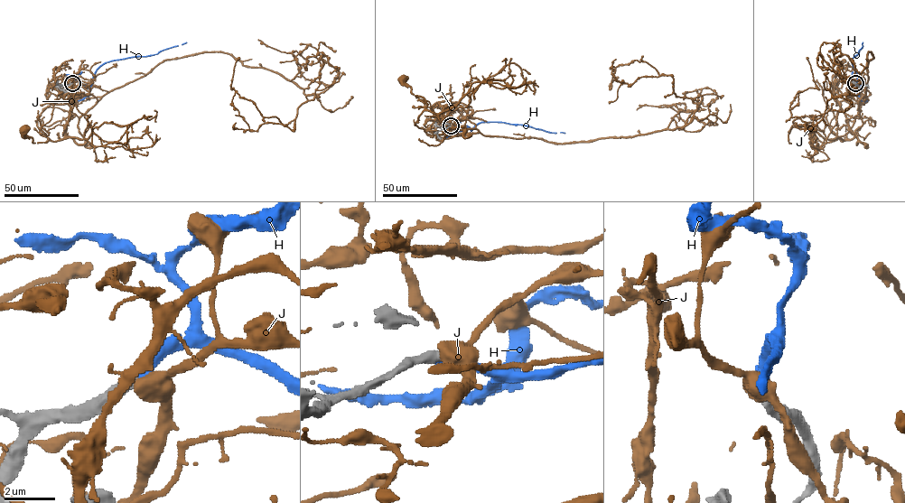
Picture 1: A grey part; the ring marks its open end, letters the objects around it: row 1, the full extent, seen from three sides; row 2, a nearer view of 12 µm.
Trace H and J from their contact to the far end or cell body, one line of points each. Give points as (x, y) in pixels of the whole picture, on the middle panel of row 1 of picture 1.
H: (451, 125), (467, 125), (471, 131), (480, 123), (502, 122), (564, 133)
J: (451, 125), (451, 130), (438, 135), (415, 125), (426, 108), (426, 102), (414, 95), (402, 79)

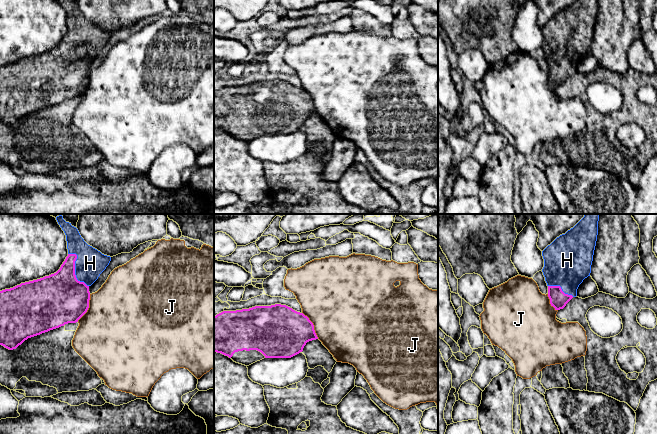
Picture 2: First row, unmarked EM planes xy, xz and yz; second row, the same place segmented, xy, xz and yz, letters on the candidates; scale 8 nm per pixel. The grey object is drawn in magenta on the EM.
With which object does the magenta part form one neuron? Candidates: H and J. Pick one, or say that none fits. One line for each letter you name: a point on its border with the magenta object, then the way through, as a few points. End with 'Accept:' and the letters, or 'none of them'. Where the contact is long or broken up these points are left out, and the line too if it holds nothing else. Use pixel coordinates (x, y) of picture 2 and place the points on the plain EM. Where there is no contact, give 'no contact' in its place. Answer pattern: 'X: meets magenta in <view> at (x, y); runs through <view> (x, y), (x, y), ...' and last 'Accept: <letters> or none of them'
H: meets magenta in xy at (74, 45)
Accept: H

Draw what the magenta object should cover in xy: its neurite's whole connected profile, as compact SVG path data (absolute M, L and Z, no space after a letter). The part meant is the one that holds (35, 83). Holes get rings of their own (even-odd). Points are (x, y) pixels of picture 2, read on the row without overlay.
M71 0L59 1L66 11L68 25L68 32L60 45L49 52L0 67L0 121L9 126L16 125L28 114L59 104L68 99L78 98L89 84L89 63L98 55L111 37L110 32L104 31L88 21L76 3Z

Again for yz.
M576 0L542 27L542 48L555 86L576 73L579 61L590 52L597 11L598 0Z

